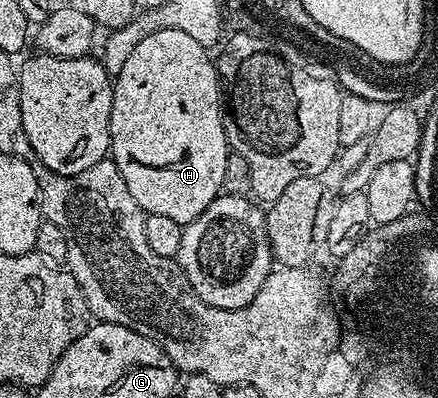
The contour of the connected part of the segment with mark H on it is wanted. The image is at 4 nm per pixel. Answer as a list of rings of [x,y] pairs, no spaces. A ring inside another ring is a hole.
[[[161,30],[145,37],[141,44],[137,44],[137,48],[133,48],[129,60],[125,60],[121,72],[113,79],[109,158],[110,161],[117,164],[125,184],[129,186],[133,200],[137,200],[139,207],[147,214],[169,216],[169,220],[177,220],[186,224],[193,221],[197,216],[201,216],[201,212],[205,212],[205,208],[213,199],[220,197],[225,180],[225,160],[229,153],[229,133],[227,134],[226,128],[223,127],[223,114],[219,111],[219,84],[221,85],[221,77],[208,49],[202,47],[197,40],[193,40],[192,36],[177,30]]]

